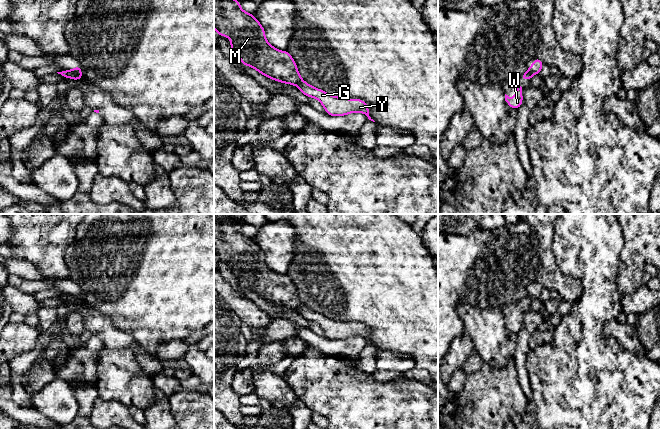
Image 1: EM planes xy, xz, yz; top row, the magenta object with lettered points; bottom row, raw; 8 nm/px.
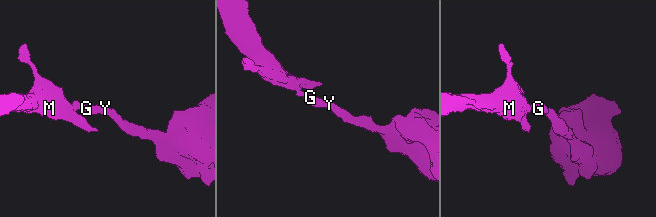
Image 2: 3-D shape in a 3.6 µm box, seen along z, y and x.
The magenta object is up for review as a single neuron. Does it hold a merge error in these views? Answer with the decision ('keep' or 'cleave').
cleave

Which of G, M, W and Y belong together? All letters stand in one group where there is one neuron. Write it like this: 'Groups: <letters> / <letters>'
Groups: G Y / M W

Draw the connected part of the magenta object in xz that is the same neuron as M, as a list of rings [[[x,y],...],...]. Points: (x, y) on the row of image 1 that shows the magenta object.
[[[214,0],[214,28],[219,36],[230,38],[232,51],[245,66],[251,66],[261,74],[282,83],[297,85],[303,81],[292,56],[287,51],[279,51],[268,43],[262,25],[254,15],[240,8],[239,1]]]

